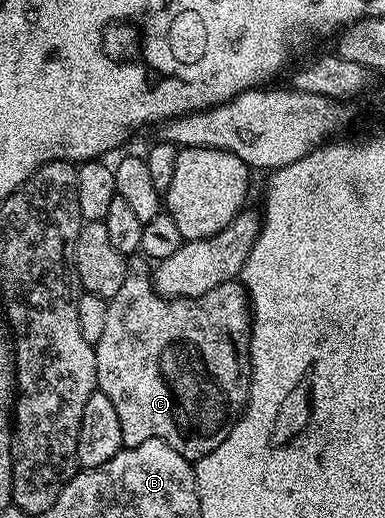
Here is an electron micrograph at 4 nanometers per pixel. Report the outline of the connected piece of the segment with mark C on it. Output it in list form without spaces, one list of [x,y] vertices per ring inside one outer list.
[[[129,270],[126,281],[122,281],[122,289],[118,289],[118,293],[114,293],[114,297],[108,300],[106,326],[101,339],[94,344],[96,348],[96,386],[102,393],[106,393],[106,397],[110,397],[110,402],[114,404],[114,409],[118,412],[124,447],[137,447],[142,445],[142,441],[160,439],[166,445],[170,445],[170,449],[174,449],[189,461],[200,459],[206,453],[210,453],[210,449],[218,449],[218,445],[226,441],[230,429],[234,429],[234,425],[244,414],[244,406],[248,403],[250,382],[248,346],[251,340],[252,309],[248,301],[248,292],[239,282],[223,283],[210,289],[210,293],[202,293],[193,299],[170,299],[157,291],[153,276],[149,272],[147,275],[144,271]]]

